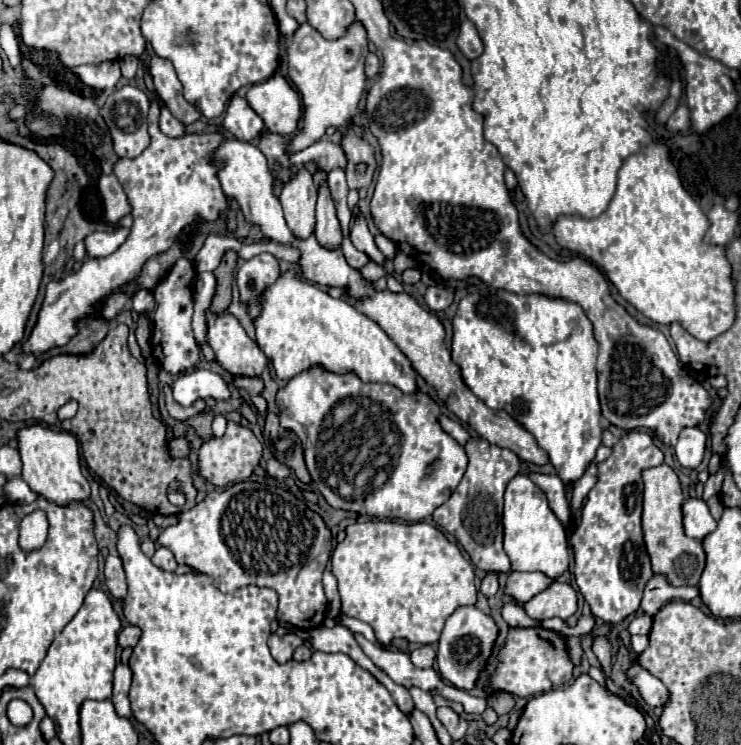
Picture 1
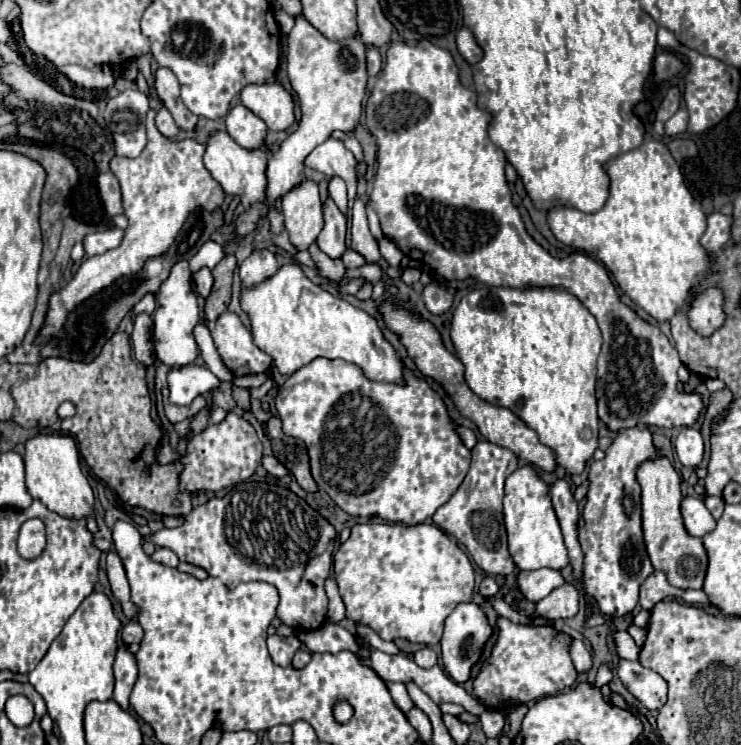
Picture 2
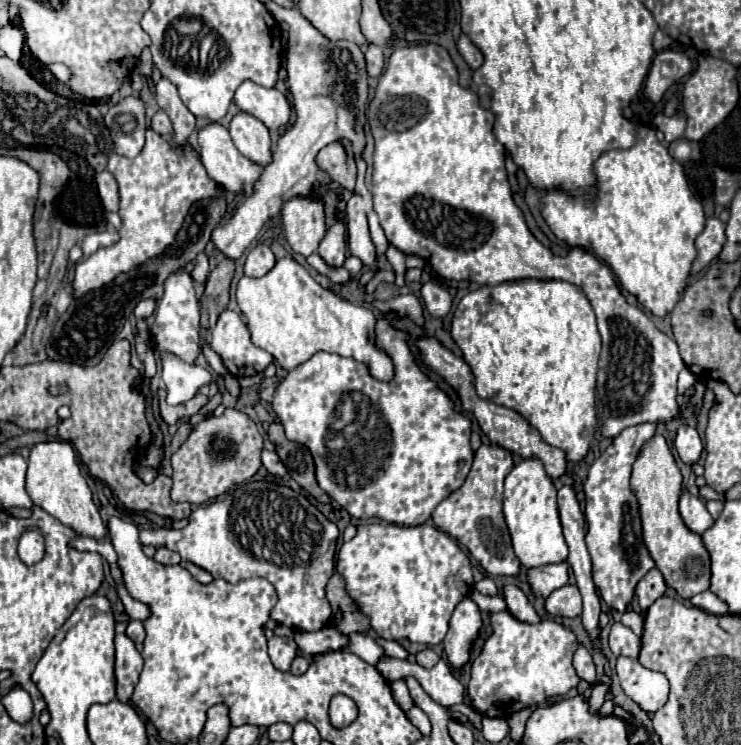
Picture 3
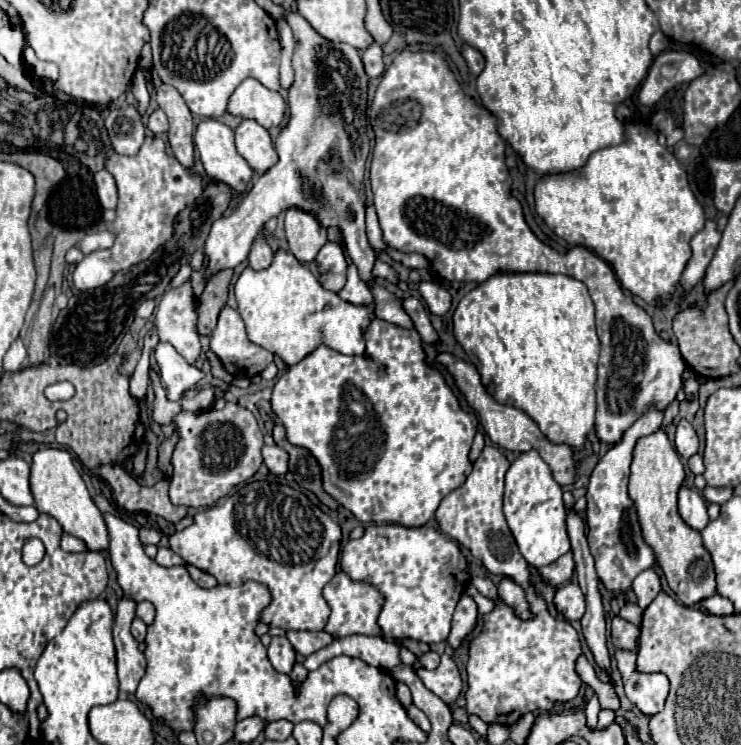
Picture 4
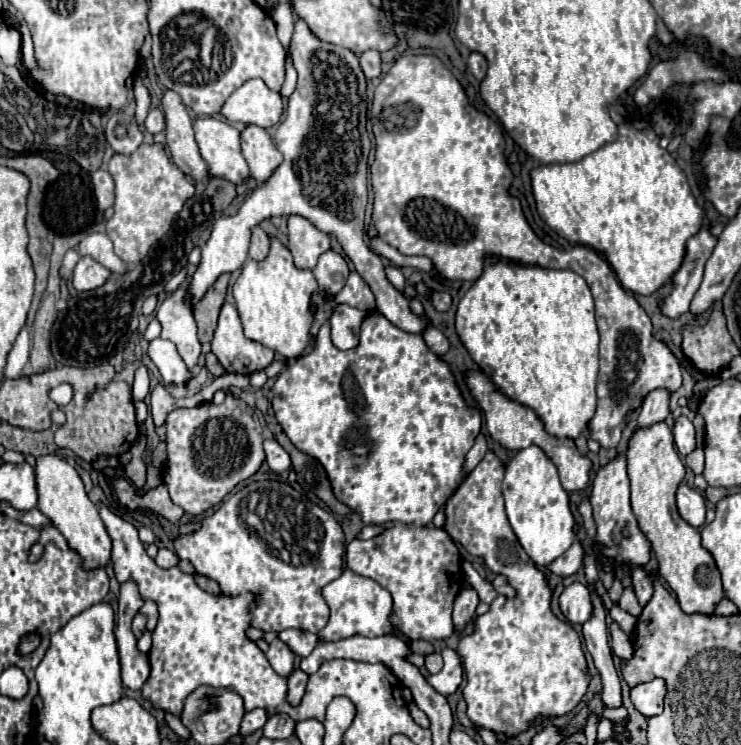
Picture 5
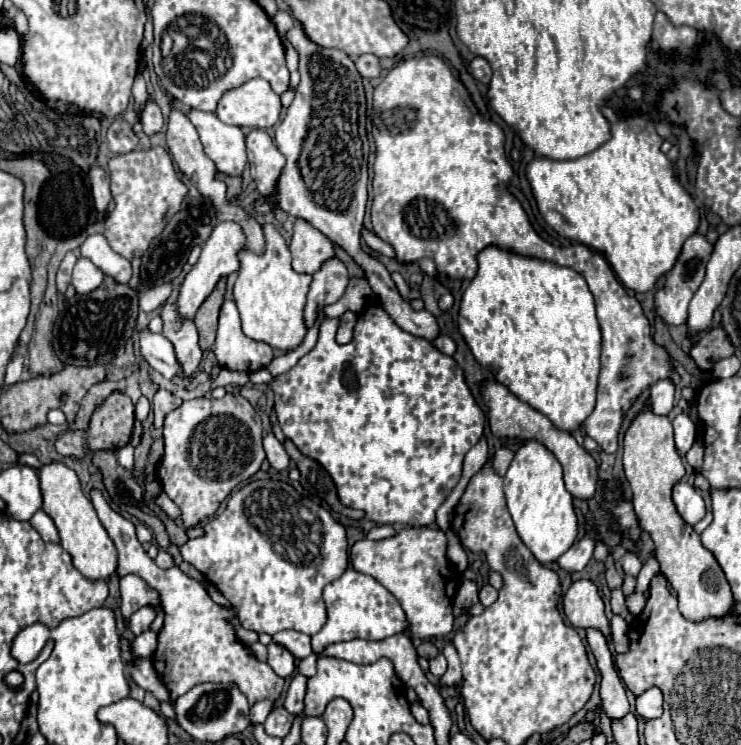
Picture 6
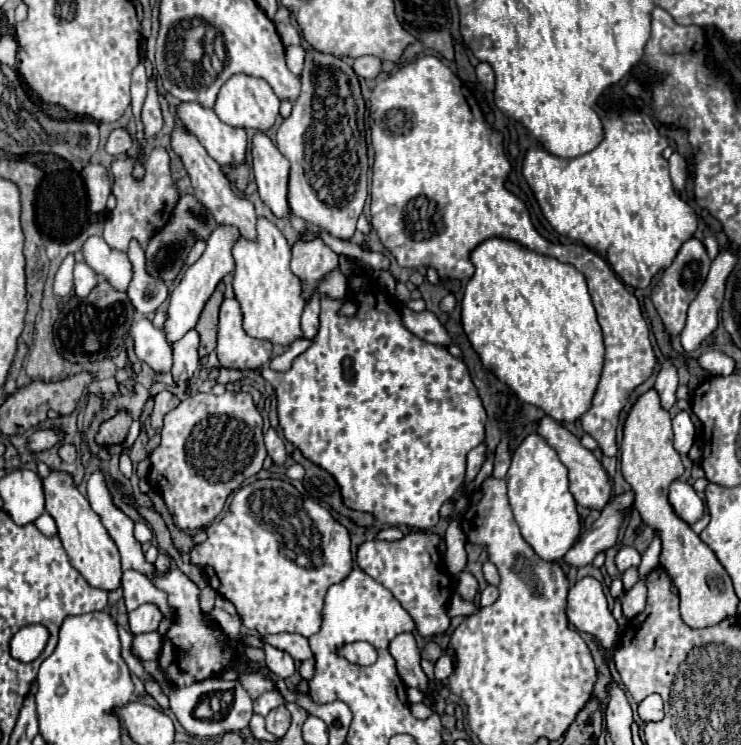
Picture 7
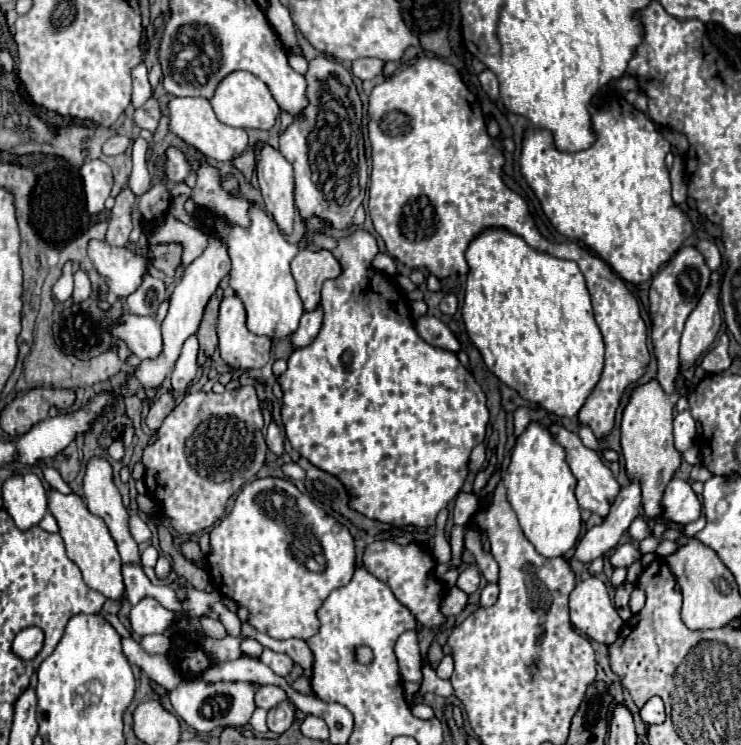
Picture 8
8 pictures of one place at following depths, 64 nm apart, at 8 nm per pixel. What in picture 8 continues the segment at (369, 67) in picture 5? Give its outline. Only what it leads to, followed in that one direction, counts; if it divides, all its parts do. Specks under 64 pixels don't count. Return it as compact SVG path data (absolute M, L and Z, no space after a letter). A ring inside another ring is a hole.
M358 58L352 62L352 74L360 80L372 80L378 74L382 74L384 62L378 58Z

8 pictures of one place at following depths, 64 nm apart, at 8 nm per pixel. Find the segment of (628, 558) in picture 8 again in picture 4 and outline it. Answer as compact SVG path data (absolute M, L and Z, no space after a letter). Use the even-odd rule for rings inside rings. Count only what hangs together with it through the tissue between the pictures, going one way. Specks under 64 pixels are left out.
M648 568L648 570L644 570L642 574L636 576L636 580L632 584L632 590L634 590L636 598L638 598L638 606L646 608L662 592L660 576L656 574L654 568Z

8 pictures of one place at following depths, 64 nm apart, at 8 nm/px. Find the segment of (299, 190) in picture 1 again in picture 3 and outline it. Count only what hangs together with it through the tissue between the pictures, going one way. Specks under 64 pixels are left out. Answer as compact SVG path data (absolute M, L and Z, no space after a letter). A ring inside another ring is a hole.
M294 196L282 206L282 224L292 250L310 256L326 232L322 200L318 196Z

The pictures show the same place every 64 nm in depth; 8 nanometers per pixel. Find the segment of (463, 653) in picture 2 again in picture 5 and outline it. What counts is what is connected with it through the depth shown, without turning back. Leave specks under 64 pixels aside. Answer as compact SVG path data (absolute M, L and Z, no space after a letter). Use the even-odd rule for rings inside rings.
M462 590L454 602L454 628L462 632L464 626L476 616L478 594L474 590Z

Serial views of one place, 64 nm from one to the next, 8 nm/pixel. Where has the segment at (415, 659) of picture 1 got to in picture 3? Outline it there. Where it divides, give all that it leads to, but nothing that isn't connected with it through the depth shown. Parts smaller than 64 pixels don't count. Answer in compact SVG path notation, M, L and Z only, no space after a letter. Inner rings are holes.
M426 648L426 650L422 650L422 652L416 654L416 662L420 666L424 666L424 668L432 668L438 660L440 660L440 656L434 650L430 650L430 648Z

